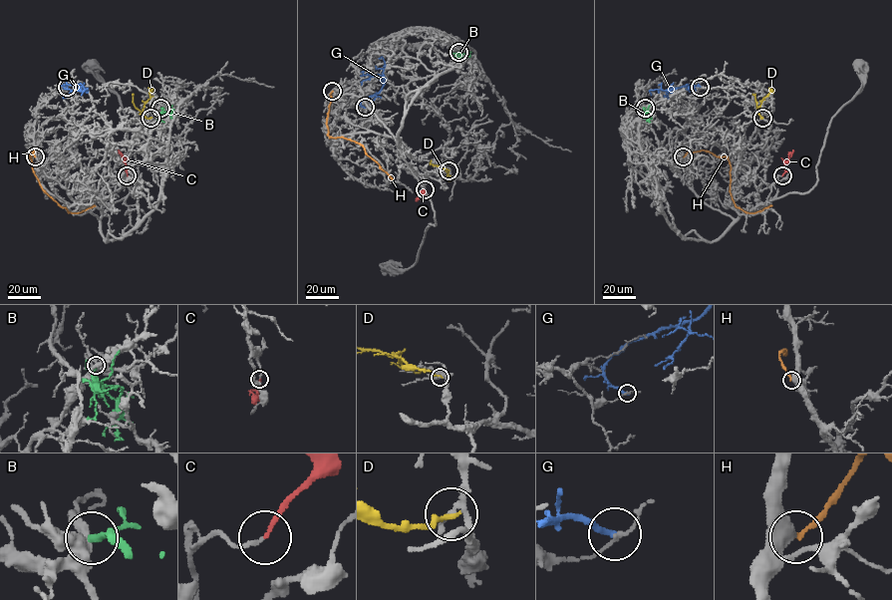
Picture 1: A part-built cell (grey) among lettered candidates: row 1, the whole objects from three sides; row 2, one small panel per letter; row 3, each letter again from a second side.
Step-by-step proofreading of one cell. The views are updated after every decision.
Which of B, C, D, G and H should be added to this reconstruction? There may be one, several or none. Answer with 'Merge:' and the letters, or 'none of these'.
Merge: C

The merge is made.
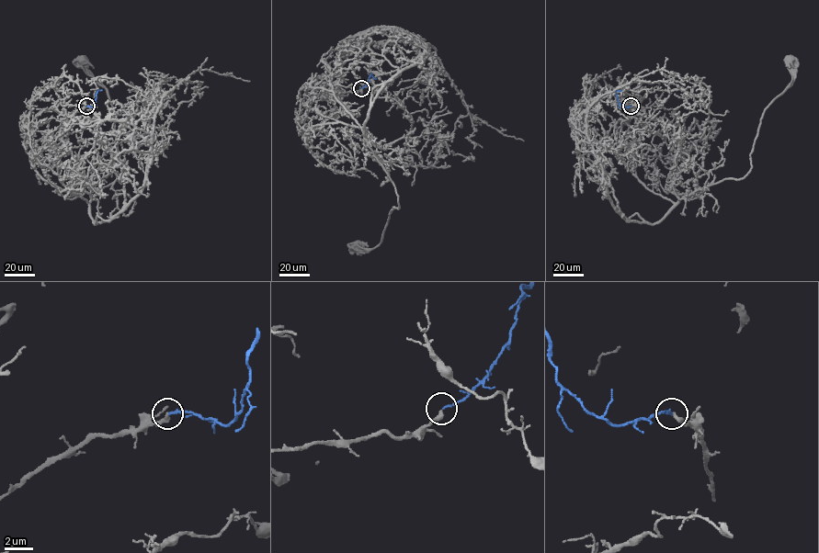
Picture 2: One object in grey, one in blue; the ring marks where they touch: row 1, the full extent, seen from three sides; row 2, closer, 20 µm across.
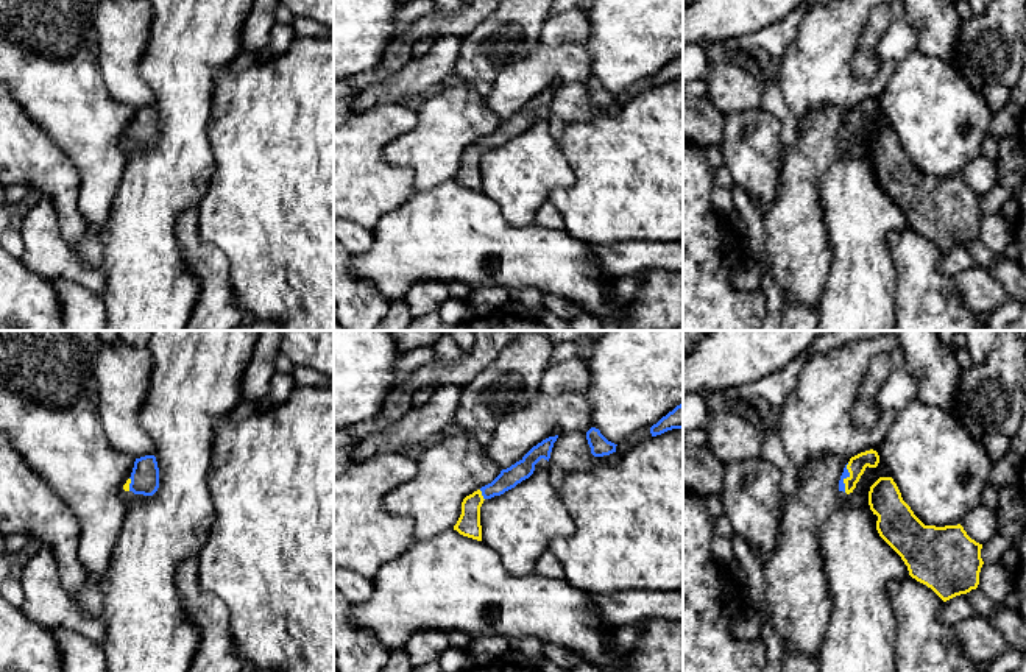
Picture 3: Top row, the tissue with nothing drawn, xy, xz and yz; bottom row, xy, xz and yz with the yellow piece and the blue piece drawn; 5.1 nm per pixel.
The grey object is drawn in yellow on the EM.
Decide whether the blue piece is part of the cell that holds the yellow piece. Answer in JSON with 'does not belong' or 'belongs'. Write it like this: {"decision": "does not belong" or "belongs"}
{"decision": "belongs"}

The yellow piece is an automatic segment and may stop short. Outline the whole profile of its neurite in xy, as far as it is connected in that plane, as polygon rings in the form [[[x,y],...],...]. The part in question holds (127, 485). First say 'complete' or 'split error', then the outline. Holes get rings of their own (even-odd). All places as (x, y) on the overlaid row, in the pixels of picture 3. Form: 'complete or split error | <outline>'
split error | [[[154,455],[136,458],[131,477],[123,485],[125,491],[153,496],[159,488],[159,468]]]

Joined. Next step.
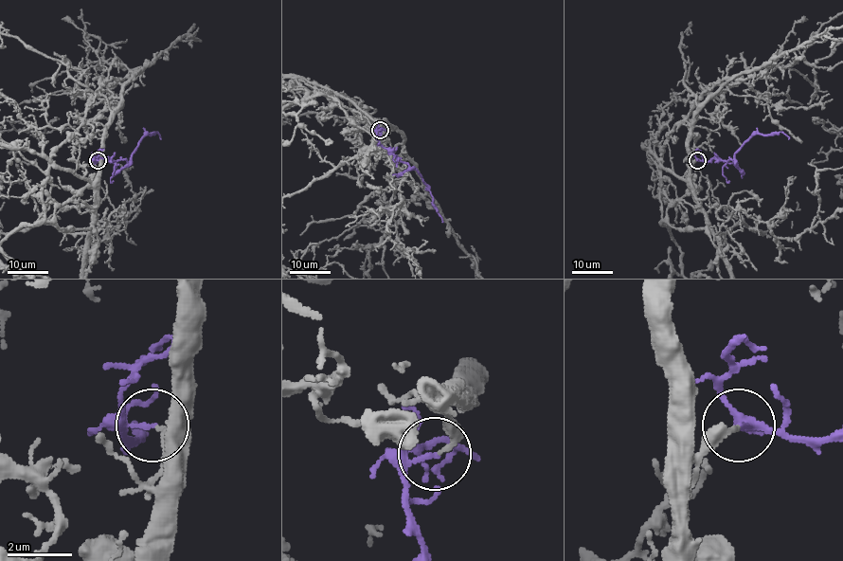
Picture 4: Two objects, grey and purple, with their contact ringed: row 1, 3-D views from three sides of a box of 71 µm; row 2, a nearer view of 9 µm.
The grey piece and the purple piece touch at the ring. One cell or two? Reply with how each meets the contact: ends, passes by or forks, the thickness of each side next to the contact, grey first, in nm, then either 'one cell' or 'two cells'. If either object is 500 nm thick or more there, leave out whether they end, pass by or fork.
grey ends | purple ends | 280/160 nm | one cell

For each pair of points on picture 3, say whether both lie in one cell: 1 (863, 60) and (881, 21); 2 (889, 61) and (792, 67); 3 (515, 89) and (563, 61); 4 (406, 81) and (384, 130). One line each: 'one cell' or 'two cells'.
1: one cell
2: one cell
3: one cell
4: two cells

